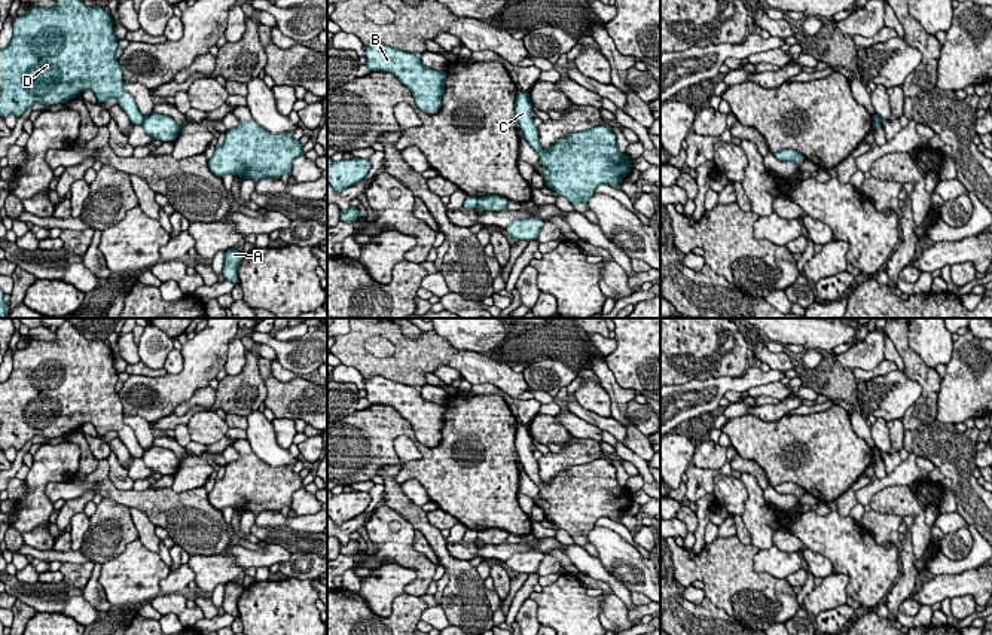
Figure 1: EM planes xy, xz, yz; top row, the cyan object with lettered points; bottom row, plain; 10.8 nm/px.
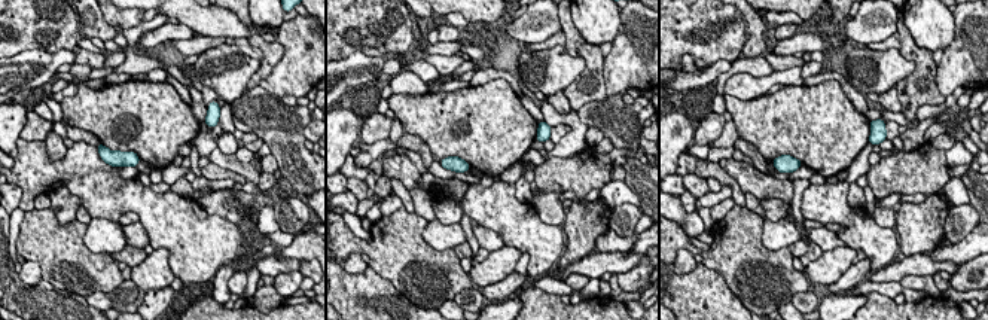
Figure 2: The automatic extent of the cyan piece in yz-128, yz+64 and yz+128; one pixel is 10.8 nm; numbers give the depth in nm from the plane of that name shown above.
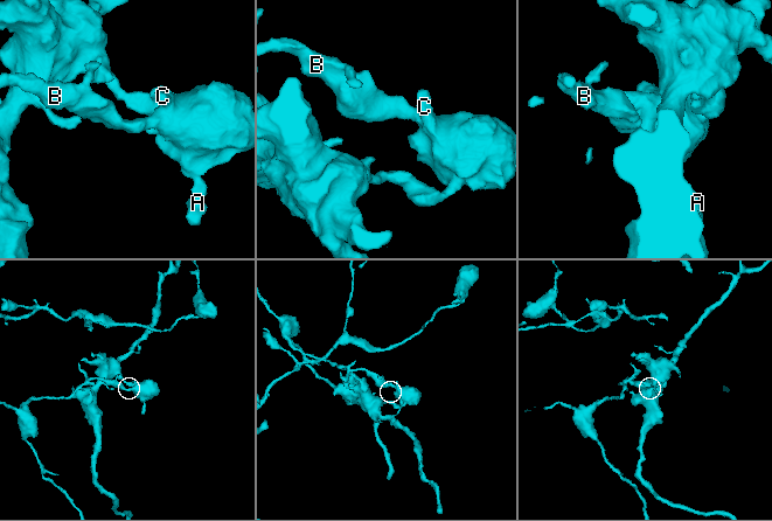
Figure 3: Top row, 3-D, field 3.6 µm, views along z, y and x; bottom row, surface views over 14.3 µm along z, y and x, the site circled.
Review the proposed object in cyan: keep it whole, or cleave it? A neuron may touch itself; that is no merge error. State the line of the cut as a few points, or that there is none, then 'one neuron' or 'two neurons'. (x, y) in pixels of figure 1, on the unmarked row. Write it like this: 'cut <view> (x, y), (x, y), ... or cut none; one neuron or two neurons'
cut xz (476, 531), (478, 539); two neurons

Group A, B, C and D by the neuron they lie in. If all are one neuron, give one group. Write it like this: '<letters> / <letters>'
A B C / D

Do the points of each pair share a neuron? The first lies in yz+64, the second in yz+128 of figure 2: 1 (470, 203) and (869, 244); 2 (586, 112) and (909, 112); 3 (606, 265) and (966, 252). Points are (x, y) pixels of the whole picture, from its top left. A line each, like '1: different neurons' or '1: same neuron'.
1: same neuron
2: different neurons
3: different neurons

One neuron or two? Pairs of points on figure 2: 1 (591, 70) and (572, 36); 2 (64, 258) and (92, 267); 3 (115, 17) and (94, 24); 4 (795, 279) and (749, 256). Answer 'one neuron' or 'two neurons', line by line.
1: one neuron
2: one neuron
3: two neurons
4: one neuron

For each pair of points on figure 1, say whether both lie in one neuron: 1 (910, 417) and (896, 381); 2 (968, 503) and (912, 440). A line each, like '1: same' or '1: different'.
1: different
2: same

